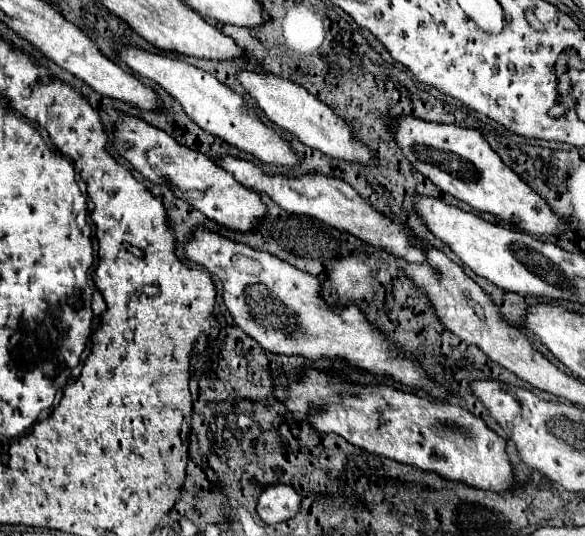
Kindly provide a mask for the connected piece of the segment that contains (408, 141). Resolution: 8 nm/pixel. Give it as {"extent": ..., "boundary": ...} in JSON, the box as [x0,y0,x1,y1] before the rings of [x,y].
{"extent":[387,116,565,236],"boundary":[[[395,116],[387,128],[397,148],[417,172],[429,178],[443,192],[471,204],[477,212],[489,212],[505,224],[535,236],[561,234],[565,230],[565,222],[551,212],[547,202],[537,192],[533,192],[501,162],[477,130],[453,124],[433,124],[413,116]]]}

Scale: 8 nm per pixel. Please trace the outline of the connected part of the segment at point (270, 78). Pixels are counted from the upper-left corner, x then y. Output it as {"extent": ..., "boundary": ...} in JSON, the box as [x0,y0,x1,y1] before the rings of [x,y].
{"extent":[237,70,373,162],"boundary":[[[239,70],[237,74],[239,84],[245,88],[249,98],[255,100],[255,104],[261,108],[261,112],[281,130],[293,134],[301,144],[321,150],[327,156],[343,158],[349,162],[369,162],[373,156],[371,152],[361,144],[353,140],[351,128],[341,120],[329,106],[325,106],[321,100],[317,100],[313,94],[309,94],[303,86],[285,80],[273,72],[251,72],[251,70]]]}

